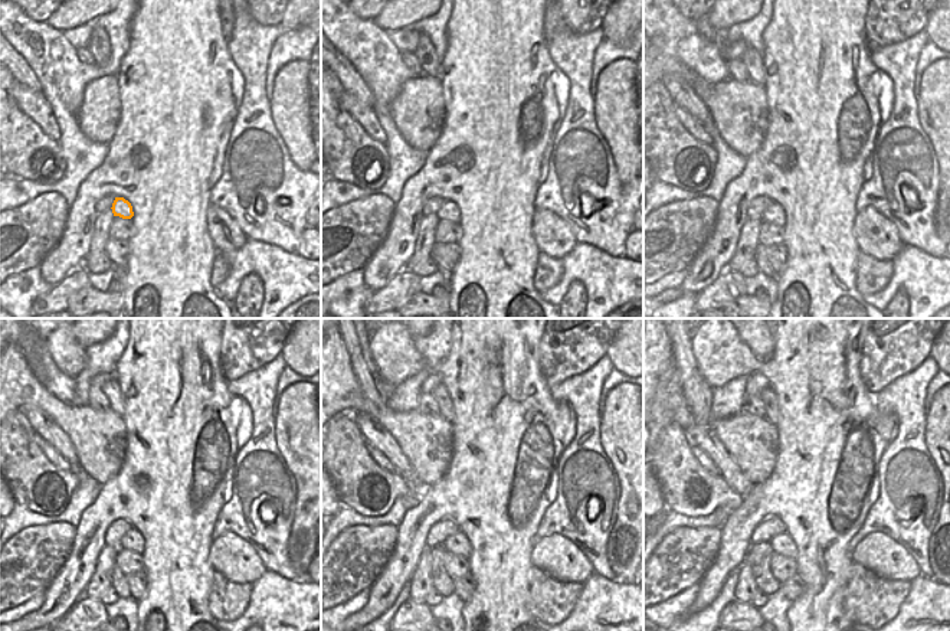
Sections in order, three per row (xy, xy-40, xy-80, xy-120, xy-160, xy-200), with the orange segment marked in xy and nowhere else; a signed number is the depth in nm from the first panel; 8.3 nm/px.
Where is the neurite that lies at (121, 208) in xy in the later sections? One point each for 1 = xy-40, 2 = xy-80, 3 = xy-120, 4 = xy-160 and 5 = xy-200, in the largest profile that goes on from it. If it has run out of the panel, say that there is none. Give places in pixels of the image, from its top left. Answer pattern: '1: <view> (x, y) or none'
1: xy-40 (449, 211)
2: xy-80 (775, 213)
3: xy-120 (133, 539)
4: xy-160 (458, 543)
5: xy-200 (782, 543)

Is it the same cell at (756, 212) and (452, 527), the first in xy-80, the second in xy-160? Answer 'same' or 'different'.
same

